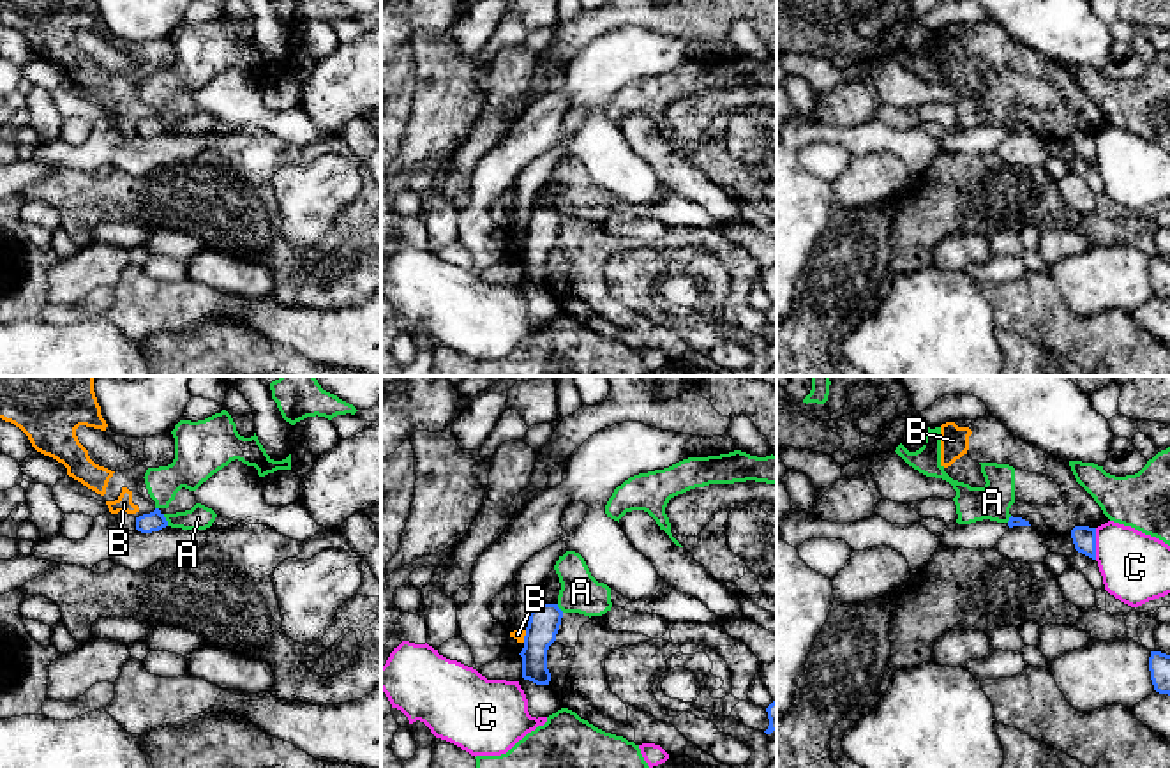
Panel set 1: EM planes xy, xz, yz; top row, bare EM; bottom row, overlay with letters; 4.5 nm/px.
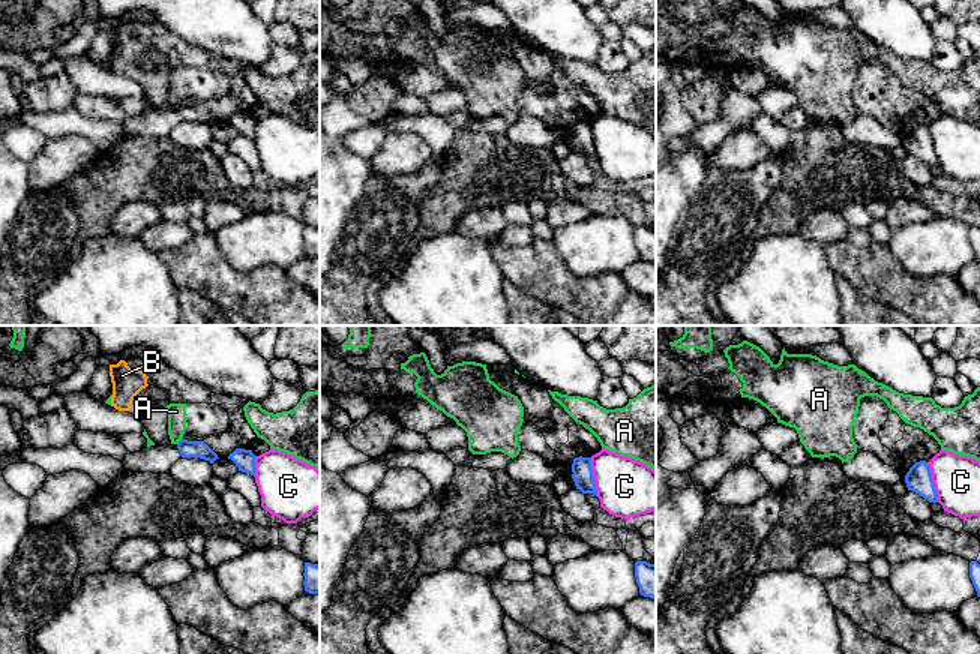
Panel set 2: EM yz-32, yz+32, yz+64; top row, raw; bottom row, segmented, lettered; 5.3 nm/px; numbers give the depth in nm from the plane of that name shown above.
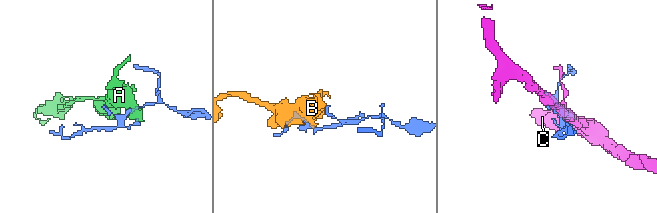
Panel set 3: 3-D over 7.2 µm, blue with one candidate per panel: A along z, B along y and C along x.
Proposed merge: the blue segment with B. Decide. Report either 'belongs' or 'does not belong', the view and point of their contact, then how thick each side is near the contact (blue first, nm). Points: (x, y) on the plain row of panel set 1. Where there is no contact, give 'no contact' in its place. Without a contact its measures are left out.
does not belong | xz (524, 240) | 140/50 nm

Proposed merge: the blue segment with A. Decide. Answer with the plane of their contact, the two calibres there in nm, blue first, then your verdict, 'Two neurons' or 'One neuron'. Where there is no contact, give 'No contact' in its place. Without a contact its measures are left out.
Touches blue in xy. Thickness 90 nm (blue) against 110 nm. Two neurons

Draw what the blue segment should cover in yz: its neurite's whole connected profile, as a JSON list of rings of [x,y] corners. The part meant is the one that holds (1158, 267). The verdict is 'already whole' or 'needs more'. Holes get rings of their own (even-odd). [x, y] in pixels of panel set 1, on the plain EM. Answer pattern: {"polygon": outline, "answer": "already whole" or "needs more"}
{"polygon": [[[1151,256],[1149,275],[1154,295],[1170,300],[1170,260]]], "answer": "already whole"}

